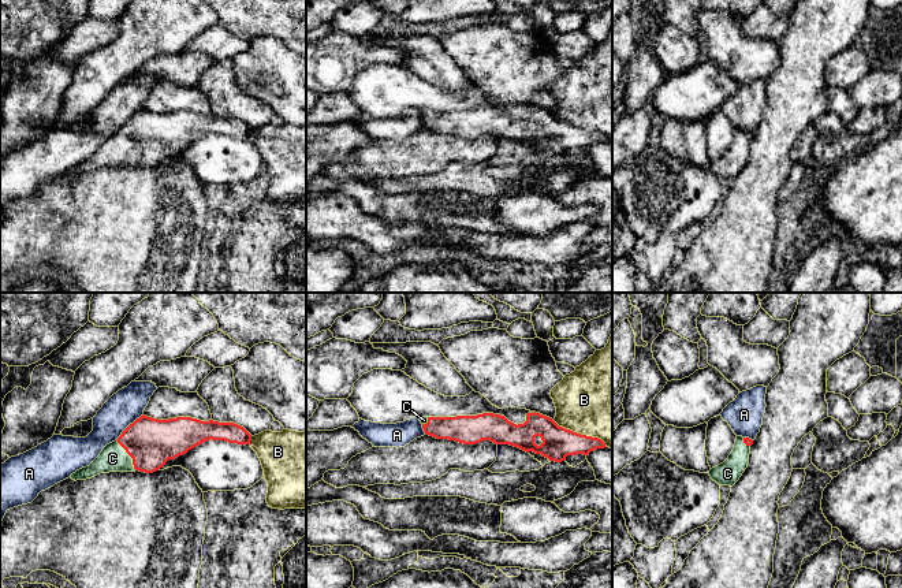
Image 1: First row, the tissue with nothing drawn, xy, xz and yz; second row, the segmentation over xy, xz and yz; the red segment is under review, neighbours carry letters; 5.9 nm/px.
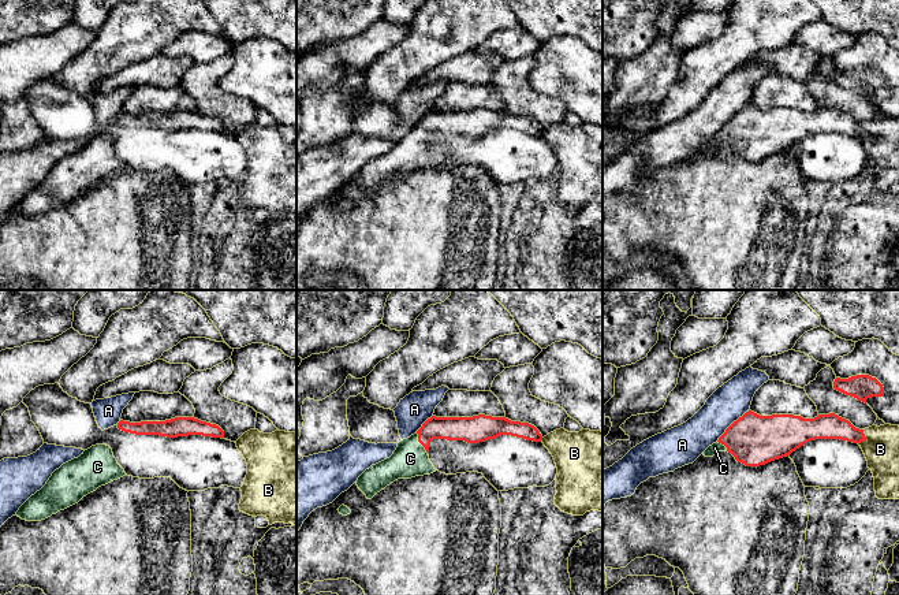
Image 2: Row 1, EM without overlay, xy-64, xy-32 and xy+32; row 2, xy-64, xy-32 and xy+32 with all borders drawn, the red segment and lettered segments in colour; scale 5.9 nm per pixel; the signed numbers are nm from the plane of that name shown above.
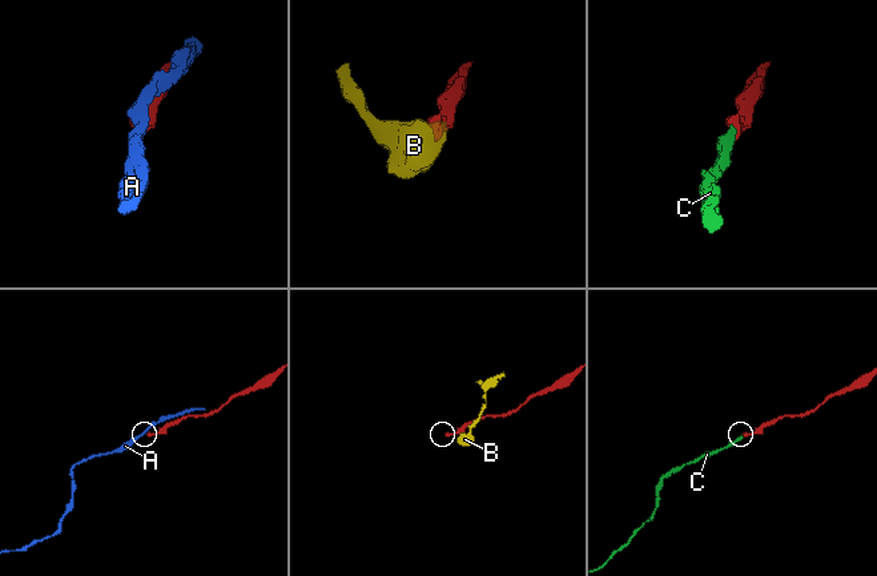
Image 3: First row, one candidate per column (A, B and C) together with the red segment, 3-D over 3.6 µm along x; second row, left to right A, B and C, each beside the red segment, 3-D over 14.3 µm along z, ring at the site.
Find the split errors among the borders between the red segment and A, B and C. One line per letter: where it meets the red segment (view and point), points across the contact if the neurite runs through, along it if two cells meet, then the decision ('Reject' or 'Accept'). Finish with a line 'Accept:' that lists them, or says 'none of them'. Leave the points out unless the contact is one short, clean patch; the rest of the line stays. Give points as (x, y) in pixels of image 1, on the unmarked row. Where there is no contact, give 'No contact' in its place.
A: Touches red at xy (129, 119). Boundary: xy (142, 107), (115, 133). Reject
B: Touches red at xz (580, 127). Boundary: xz (552, 114), (573, 125), (597, 130), (607, 140). Reject
C: Touches red at xy (127, 146). Path across: xy (151, 136), (127, 146), (112, 152). Accept
Accept: C

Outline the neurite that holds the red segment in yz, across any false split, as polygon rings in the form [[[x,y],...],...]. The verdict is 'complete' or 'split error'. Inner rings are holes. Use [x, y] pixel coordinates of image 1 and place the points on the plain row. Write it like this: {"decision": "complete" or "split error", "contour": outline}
{"decision": "split error", "contour": [[[737,130],[734,142],[728,152],[709,164],[711,172],[719,179],[733,181],[748,161],[752,138],[752,133]]]}

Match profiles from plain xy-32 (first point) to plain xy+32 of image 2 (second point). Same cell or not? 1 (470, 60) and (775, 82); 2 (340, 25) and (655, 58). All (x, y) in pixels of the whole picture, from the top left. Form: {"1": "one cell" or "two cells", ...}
{"1": "two cells", "2": "two cells"}

